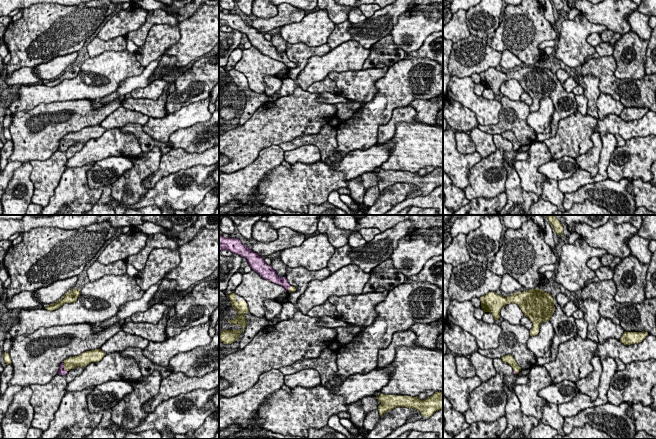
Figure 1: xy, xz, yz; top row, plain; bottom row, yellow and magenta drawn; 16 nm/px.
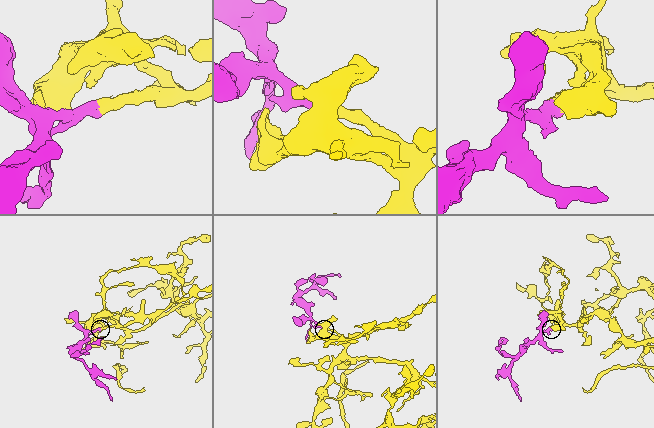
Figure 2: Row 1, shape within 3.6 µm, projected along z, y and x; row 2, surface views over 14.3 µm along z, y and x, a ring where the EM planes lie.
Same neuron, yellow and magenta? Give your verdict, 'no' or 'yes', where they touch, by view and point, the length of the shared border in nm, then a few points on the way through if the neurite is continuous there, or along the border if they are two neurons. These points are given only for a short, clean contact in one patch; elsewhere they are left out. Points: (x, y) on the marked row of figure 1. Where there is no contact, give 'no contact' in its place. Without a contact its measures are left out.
yes; contact xy (64, 366); length 190 nm; way xy (70, 363), (64, 366), (62, 371)

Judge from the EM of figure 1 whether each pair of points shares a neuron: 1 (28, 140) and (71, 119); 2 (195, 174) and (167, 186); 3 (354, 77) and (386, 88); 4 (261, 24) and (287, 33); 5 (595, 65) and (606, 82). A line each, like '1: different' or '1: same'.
1: same
2: same
3: different
4: different
5: same

